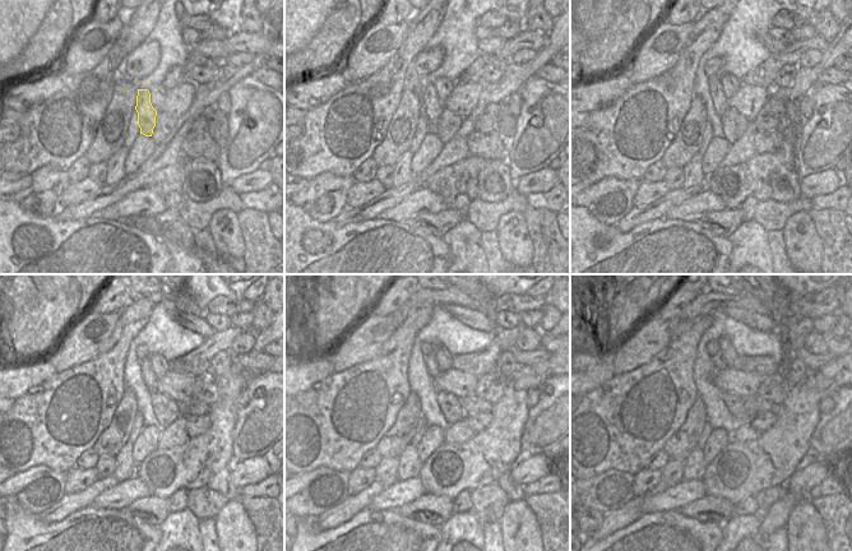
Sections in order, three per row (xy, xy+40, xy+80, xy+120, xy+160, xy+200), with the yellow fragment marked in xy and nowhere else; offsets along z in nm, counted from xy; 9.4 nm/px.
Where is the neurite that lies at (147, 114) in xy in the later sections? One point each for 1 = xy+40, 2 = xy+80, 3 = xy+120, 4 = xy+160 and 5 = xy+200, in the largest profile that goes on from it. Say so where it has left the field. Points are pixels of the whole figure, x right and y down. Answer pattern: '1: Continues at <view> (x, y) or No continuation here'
1: Continues at xy+40 (433, 107)
2: Continues at xy+80 (719, 101)
3: Continues at xy+120 (148, 375)
4: Continues at xy+160 (433, 369)
5: Continues at xy+200 (718, 362).

